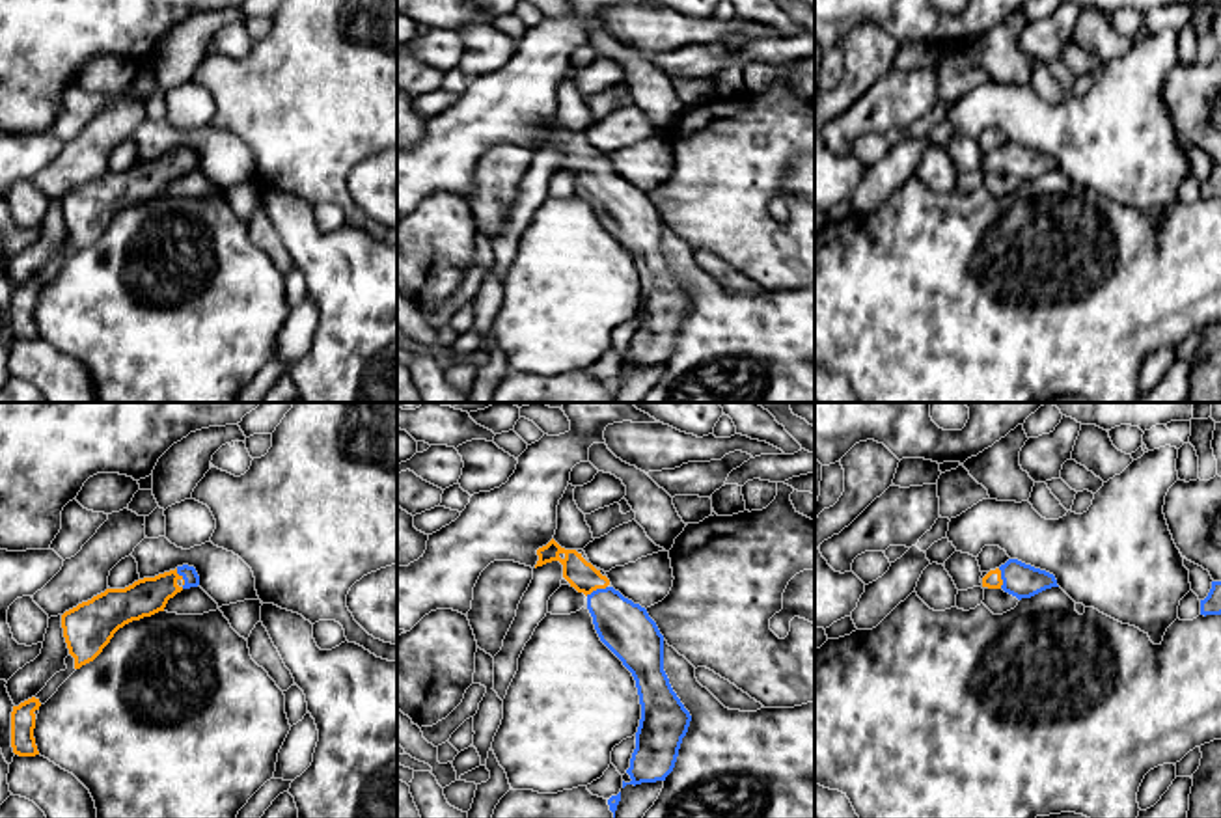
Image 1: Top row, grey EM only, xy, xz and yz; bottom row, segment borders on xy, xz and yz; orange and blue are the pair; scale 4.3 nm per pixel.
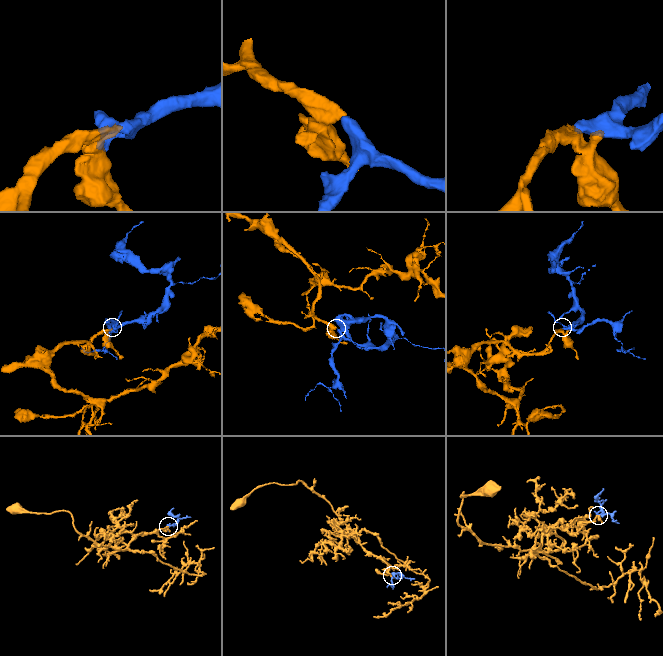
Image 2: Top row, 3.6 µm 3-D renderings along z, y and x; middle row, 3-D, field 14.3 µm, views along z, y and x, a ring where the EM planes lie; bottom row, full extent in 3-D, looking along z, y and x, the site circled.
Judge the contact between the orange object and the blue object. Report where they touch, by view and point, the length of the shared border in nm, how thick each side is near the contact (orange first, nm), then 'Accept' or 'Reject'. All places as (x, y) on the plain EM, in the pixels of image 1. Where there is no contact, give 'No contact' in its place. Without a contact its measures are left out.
Touches orange at xy (181, 161). Shared border 90 nm. Thickness 160 nm (orange) against 70 nm. Accept

